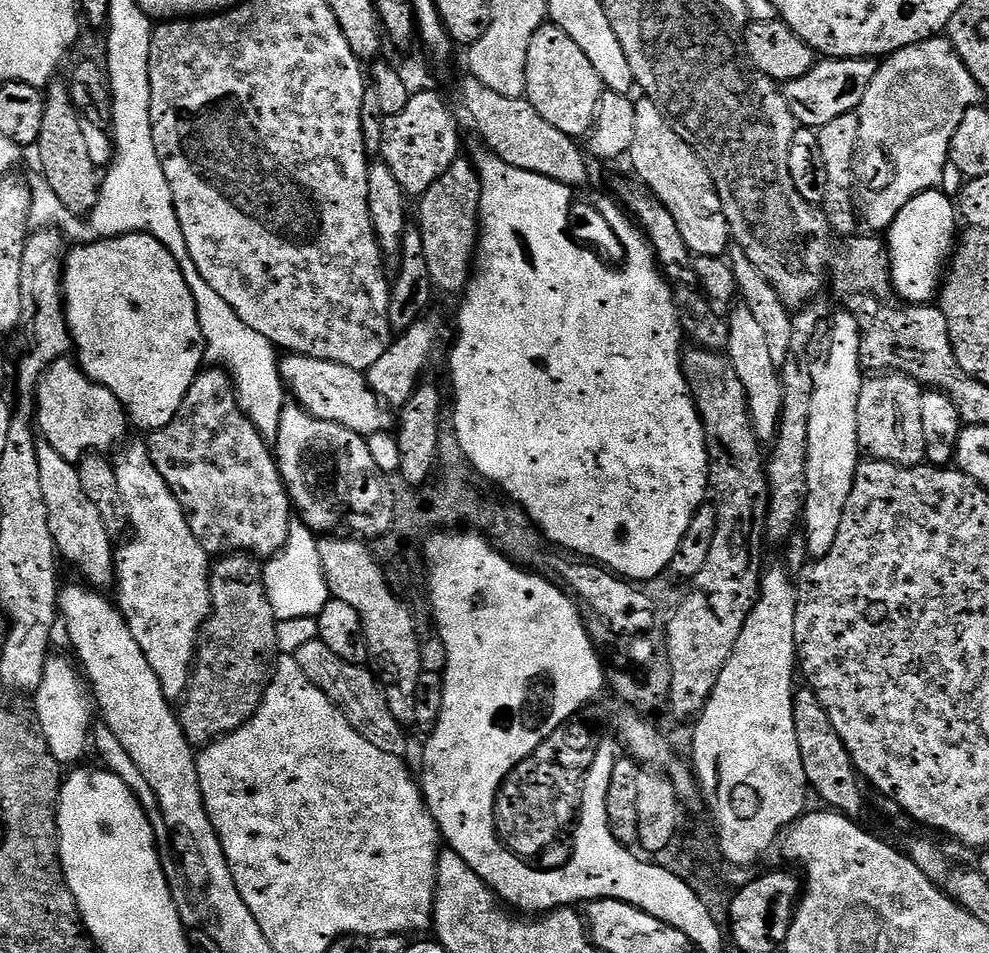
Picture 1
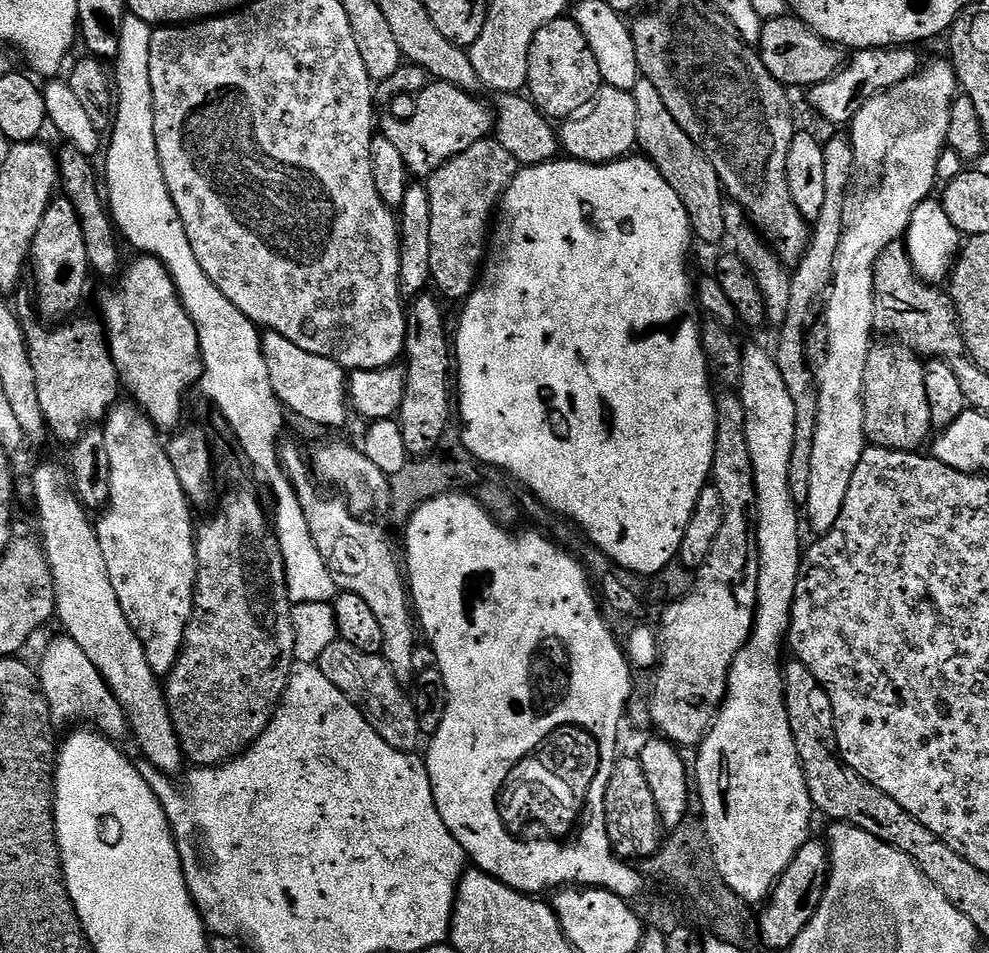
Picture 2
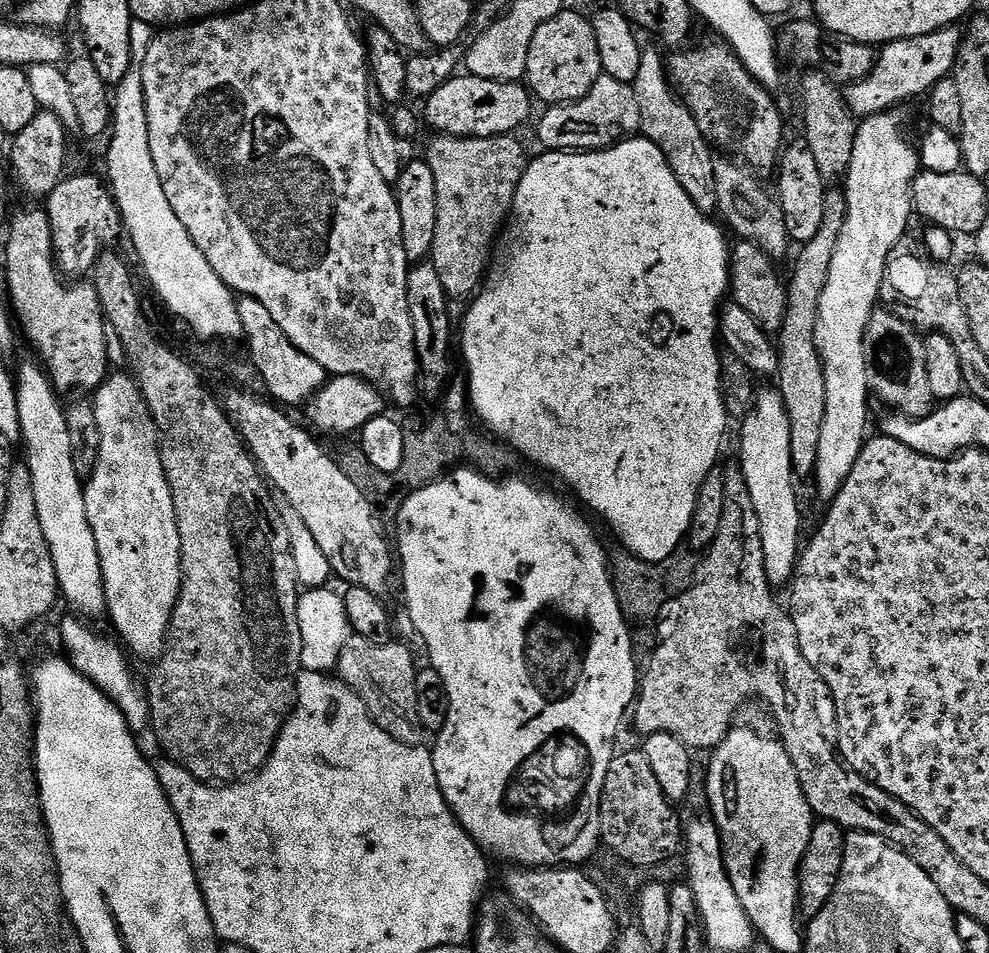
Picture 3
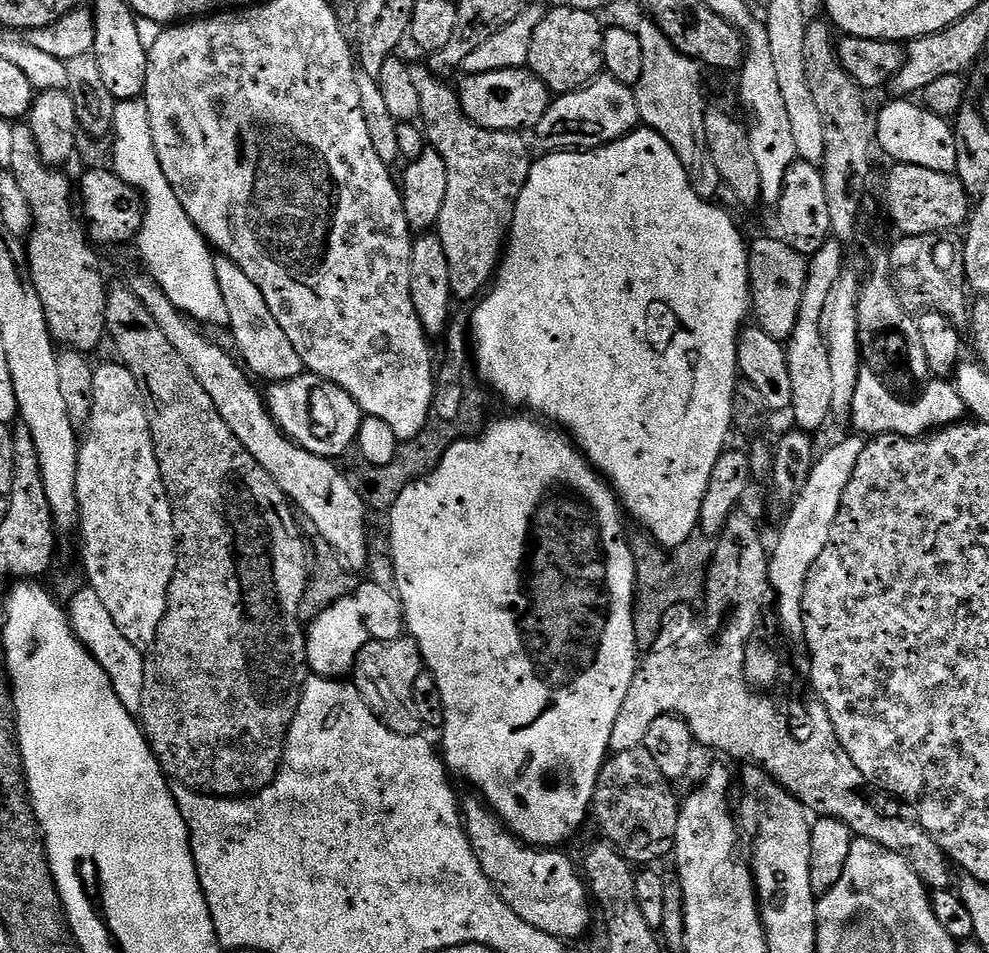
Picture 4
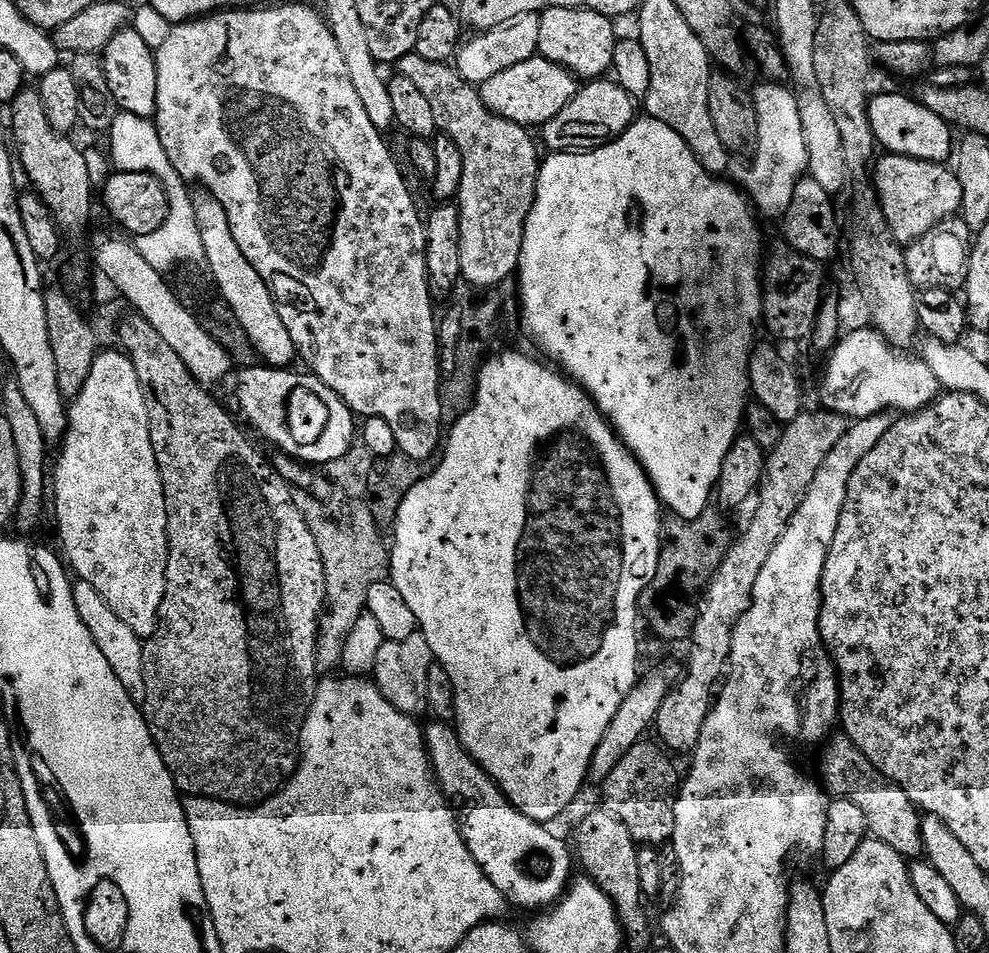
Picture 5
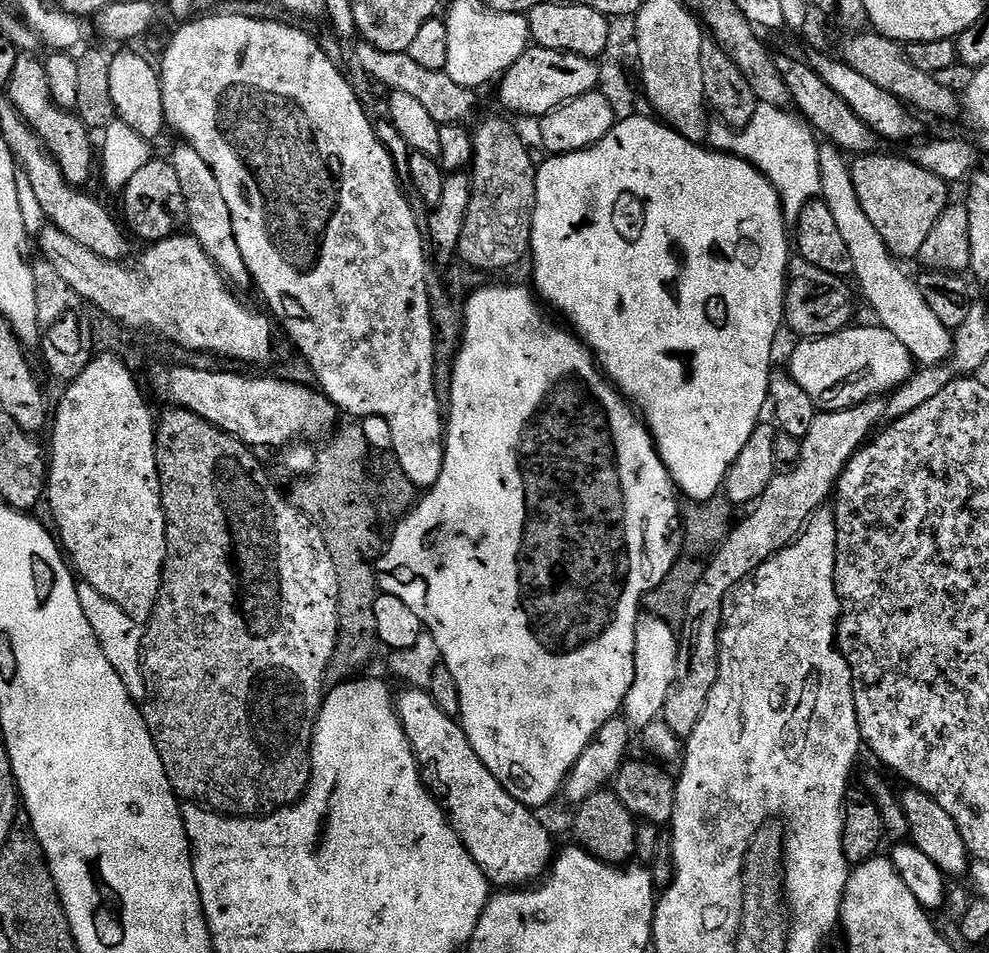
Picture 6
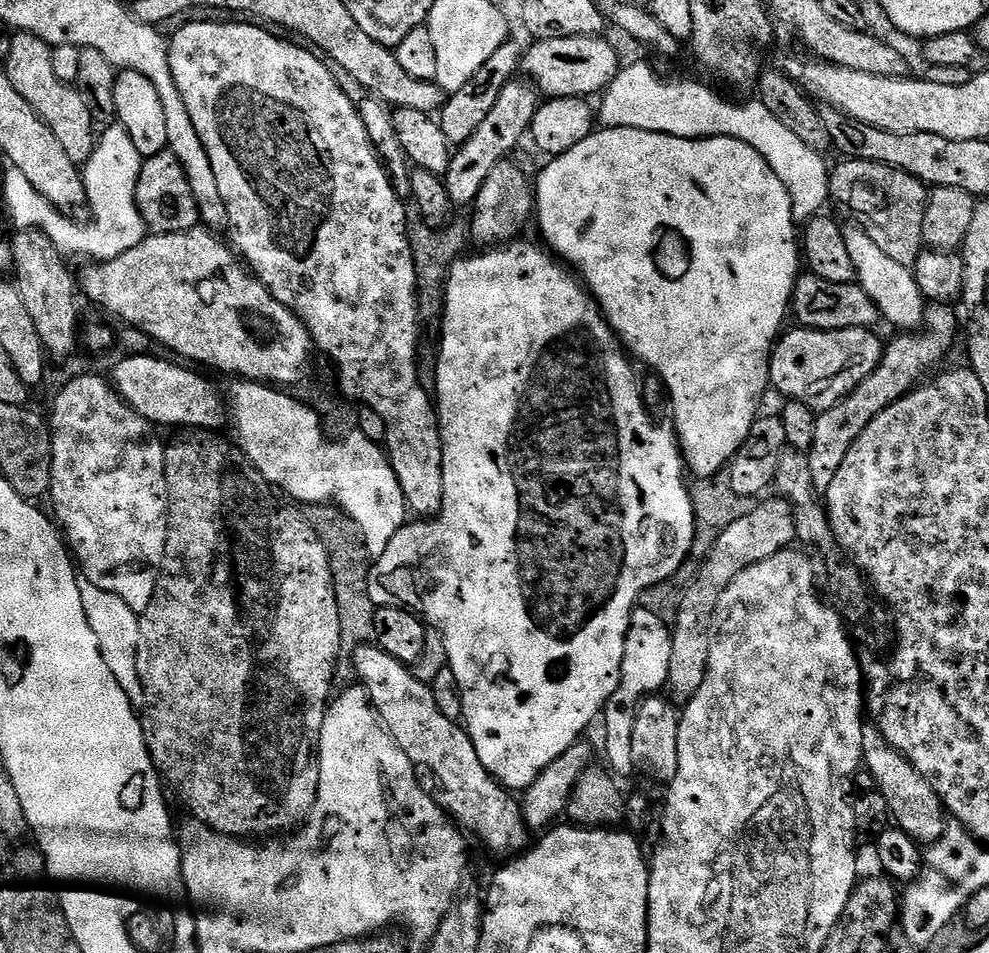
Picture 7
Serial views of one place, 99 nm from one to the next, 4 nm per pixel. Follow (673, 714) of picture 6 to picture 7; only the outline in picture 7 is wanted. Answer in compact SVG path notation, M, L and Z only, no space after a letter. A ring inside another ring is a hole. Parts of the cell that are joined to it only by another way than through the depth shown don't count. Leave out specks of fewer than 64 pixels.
M932 304L925 311L924 323L918 334L900 334L897 335L897 340L887 341L875 370L849 396L817 415L814 442L807 453L813 468L813 486L817 493L827 493L830 482L834 482L834 474L838 474L846 454L850 454L850 446L858 442L862 430L866 430L866 426L870 426L870 422L874 422L874 418L882 414L882 410L886 410L917 387L925 379L924 372L930 371L951 350L956 336L958 340L957 313L947 304ZM783 498L775 499L765 499L757 503L755 510L746 514L746 518L738 518L738 522L730 522L730 526L726 526L722 534L718 534L718 542L714 542L714 546L708 551L708 557L700 561L698 574L688 581L683 589L680 609L676 611L676 619L670 624L672 645L670 646L670 674L666 685L667 695L677 705L683 706L690 698L694 698L698 686L702 686L702 678L706 678L712 623L726 586L730 586L730 582L734 582L734 578L738 578L742 570L793 547L796 540L796 523L792 505Z

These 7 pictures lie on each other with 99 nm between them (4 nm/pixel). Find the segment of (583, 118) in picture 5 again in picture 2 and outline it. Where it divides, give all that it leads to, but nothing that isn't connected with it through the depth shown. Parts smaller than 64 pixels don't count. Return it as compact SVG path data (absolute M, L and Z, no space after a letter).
M601 86L587 109L563 121L558 128L558 139L561 149L571 159L580 160L583 164L608 164L612 160L623 160L637 147L638 138L638 106L634 102L631 91Z

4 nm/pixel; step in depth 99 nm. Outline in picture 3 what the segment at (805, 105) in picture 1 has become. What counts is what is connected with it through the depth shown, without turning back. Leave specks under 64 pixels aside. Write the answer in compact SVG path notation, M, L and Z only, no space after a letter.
M959 23L949 24L937 32L915 36L909 40L895 40L883 45L876 57L876 65L866 78L847 85L843 89L844 101L857 118L877 116L883 112L904 106L915 96L923 97L931 92L940 80L953 75L960 43L964 41L964 28Z

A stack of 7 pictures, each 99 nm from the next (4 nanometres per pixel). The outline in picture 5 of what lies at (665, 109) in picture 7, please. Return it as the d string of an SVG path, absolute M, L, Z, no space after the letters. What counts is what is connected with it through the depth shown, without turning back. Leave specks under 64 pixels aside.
M760 82L756 92L751 93L752 105L756 108L756 142L752 156L752 181L747 191L751 203L761 217L783 221L790 201L794 198L794 186L806 175L806 141L802 138L802 120L798 118L796 93L784 84Z

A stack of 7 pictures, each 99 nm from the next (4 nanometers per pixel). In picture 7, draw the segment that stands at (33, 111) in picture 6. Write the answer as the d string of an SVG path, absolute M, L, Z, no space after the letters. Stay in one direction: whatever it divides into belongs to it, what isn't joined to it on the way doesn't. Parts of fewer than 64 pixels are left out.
M16 32L10 42L10 54L2 61L2 70L10 78L14 90L18 90L18 94L34 106L38 118L50 126L54 138L58 138L58 143L66 149L70 162L83 166L96 149L98 125L90 118L90 106L86 106L80 89L58 78L52 64L52 50L53 45L34 34Z

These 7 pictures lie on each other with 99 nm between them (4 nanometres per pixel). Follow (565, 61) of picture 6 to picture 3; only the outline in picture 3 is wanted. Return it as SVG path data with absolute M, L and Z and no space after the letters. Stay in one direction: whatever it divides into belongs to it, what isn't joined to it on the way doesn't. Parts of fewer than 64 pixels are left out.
M456 74L427 98L426 124L433 128L433 133L446 136L506 136L515 133L515 128L520 128L527 122L532 104L534 105L534 97L523 83Z

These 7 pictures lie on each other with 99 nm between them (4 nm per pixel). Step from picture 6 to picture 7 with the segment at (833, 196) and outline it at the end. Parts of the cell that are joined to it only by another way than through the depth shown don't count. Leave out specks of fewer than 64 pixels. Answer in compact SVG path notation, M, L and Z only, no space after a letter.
M851 227L844 228L844 237L846 238L846 254L850 254L850 259L854 262L856 283L862 290L866 290L866 294L870 294L870 298L878 306L885 325L893 324L894 327L900 328L896 330L904 334L919 329L924 323L926 301L924 295L918 290L918 282L911 268L894 262L894 258L888 257L863 228Z

